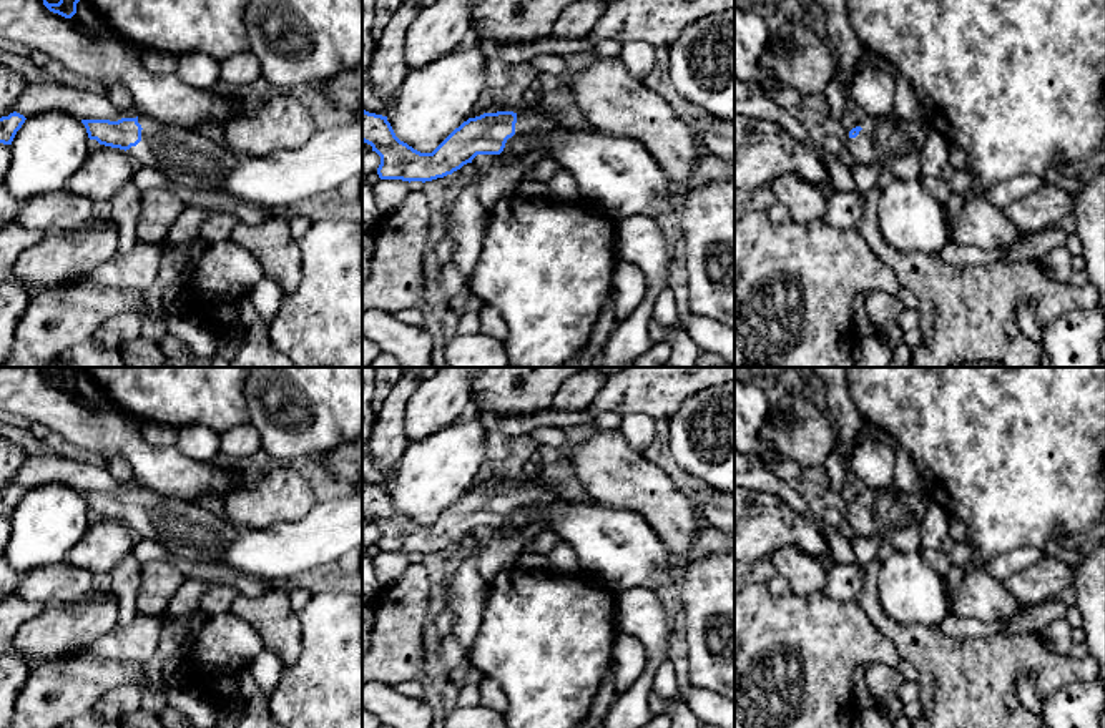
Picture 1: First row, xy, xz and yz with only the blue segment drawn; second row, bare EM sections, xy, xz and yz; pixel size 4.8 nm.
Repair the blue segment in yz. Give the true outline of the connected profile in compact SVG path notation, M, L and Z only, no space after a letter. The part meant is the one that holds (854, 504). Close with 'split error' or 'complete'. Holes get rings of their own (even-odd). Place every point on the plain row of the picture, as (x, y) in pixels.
M894 484L881 490L866 487L856 500L846 504L844 517L859 537L912 553L921 548L927 502L924 494L907 494Z; split error

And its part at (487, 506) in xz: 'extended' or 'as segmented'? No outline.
extended

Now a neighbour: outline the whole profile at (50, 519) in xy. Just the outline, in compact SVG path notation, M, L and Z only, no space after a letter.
M63 482L28 489L10 517L12 534L2 555L20 578L61 563L90 527L88 517L81 492Z

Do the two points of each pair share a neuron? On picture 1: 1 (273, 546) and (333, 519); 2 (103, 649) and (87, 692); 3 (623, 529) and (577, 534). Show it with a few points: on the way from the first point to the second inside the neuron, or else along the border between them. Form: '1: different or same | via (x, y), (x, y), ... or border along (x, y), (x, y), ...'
1: same | via (288, 546), (308, 544), (318, 534)
2: different | border along (90, 649), (107, 659), (135, 660), (138, 664)
3: same | via (612, 529), (600, 526), (595, 531), (589, 531)

